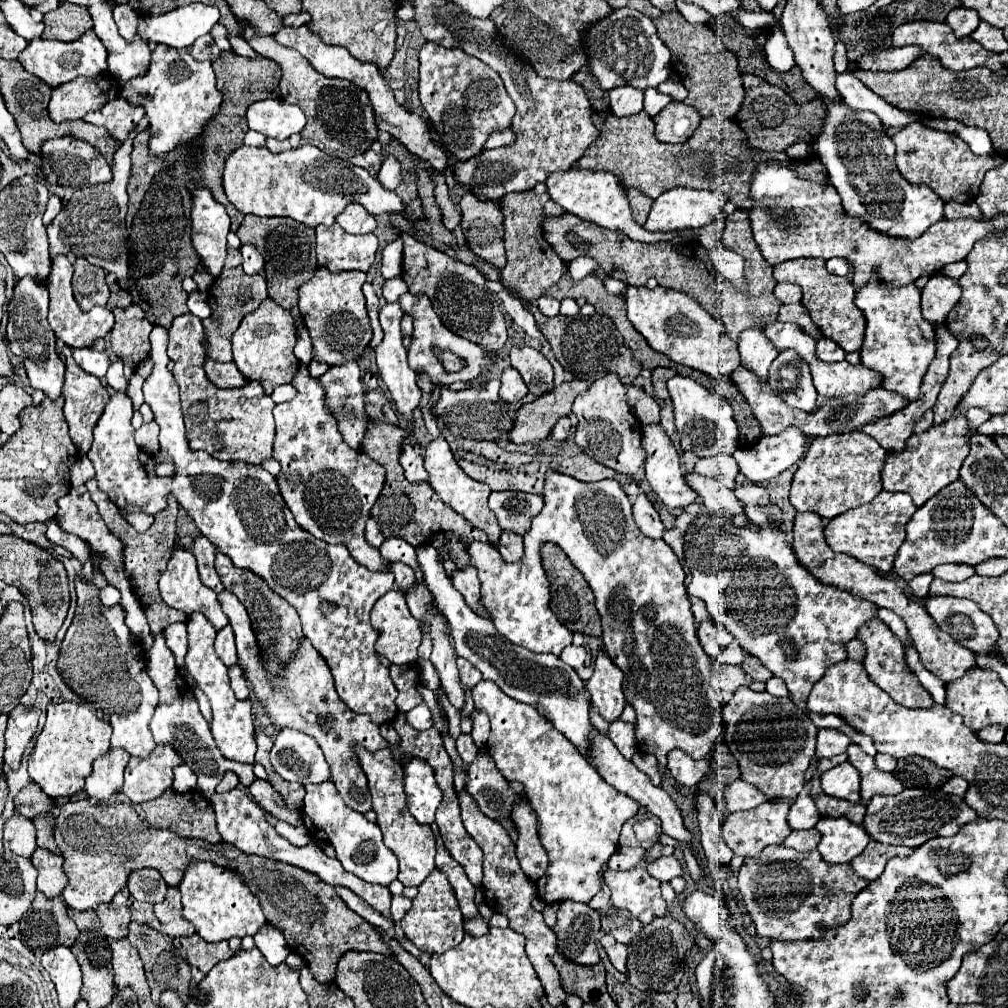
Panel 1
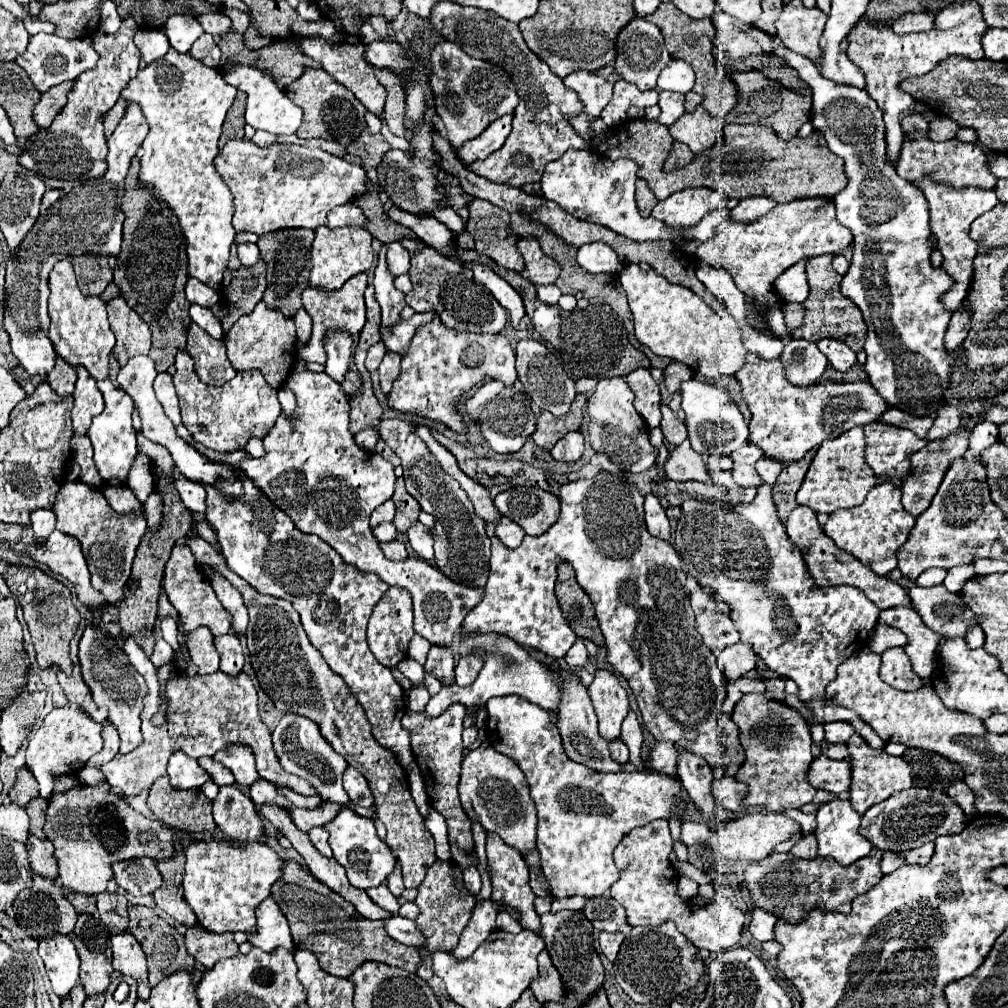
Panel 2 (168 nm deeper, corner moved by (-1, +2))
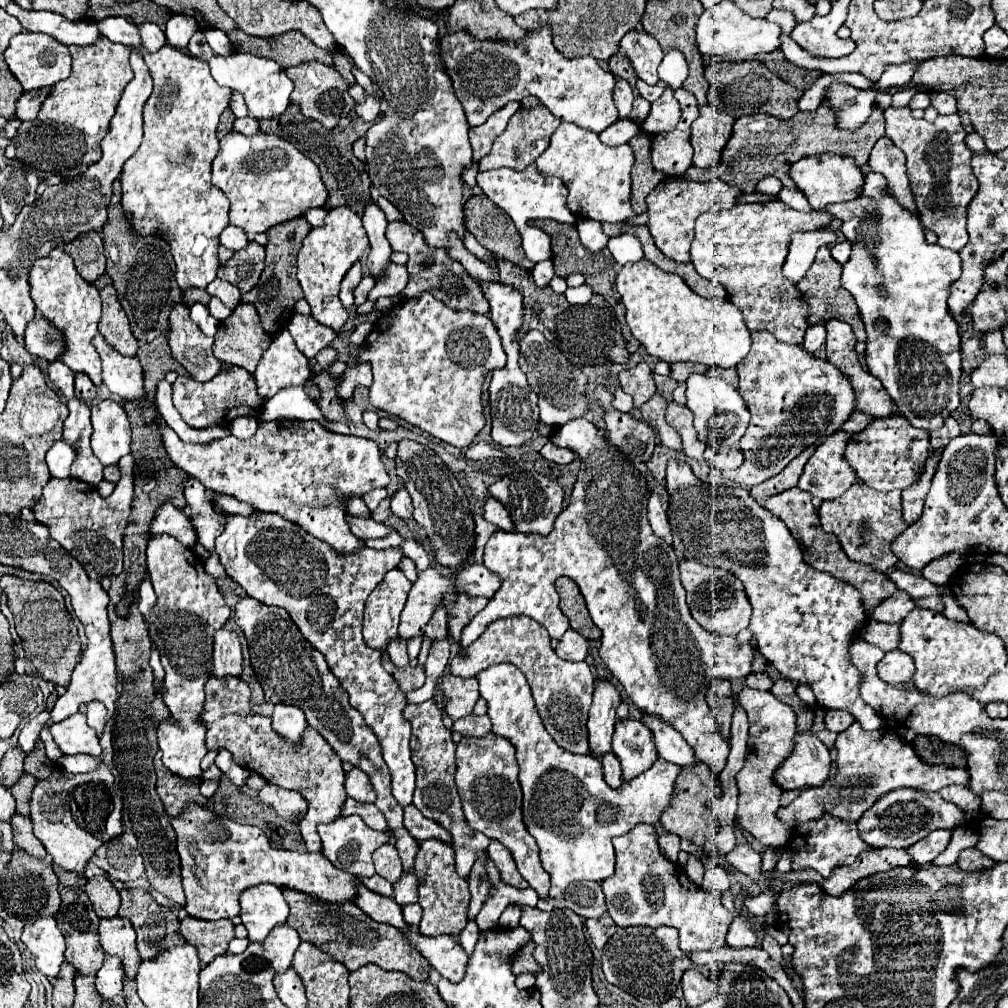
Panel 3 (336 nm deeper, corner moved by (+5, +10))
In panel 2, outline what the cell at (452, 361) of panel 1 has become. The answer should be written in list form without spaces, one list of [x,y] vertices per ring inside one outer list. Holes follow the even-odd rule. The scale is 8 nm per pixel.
[[[436,317],[432,323],[416,329],[410,351],[402,357],[400,377],[394,381],[394,387],[388,393],[388,405],[404,413],[442,421],[454,431],[466,431],[462,417],[454,413],[454,405],[460,395],[464,395],[484,377],[502,381],[506,385],[516,383],[518,375],[514,365],[514,351],[508,339],[504,335],[456,333],[444,327]]]

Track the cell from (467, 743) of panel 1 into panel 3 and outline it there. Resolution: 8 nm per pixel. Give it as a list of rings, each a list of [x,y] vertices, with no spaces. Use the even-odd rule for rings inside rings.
[[[468,715],[468,717],[462,717],[454,723],[454,731],[458,731],[462,737],[484,737],[490,733],[490,719],[488,715]]]

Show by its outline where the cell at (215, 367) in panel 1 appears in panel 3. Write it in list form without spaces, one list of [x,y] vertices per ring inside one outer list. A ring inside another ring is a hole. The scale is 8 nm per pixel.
[[[186,303],[174,305],[168,317],[168,345],[174,359],[196,379],[210,381],[220,371],[220,361],[212,353],[212,337],[206,337],[190,319]]]

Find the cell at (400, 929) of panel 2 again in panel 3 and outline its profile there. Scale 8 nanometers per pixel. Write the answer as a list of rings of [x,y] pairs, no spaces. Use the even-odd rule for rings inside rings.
[[[410,927],[404,931],[404,937],[410,939],[410,943],[424,953],[424,957],[430,961],[430,965],[450,983],[462,981],[468,965],[468,955],[462,949],[462,945],[450,937],[450,935],[440,935],[440,937],[426,937],[418,931],[418,927]]]

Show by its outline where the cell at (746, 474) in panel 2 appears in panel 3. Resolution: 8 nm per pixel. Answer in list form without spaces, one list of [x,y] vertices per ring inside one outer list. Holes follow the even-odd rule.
[[[740,449],[720,451],[720,453],[716,453],[716,459],[712,461],[712,465],[714,465],[716,469],[722,469],[722,471],[726,471],[726,469],[736,469],[738,465],[742,465],[742,453],[740,453]]]

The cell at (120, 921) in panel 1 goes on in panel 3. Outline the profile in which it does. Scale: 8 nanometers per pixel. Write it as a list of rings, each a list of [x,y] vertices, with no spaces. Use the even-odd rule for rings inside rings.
[[[92,877],[88,879],[86,887],[84,887],[86,895],[92,901],[94,911],[98,913],[98,917],[114,917],[118,915],[120,909],[120,893],[116,891],[116,887],[112,885],[110,879],[106,877]]]

